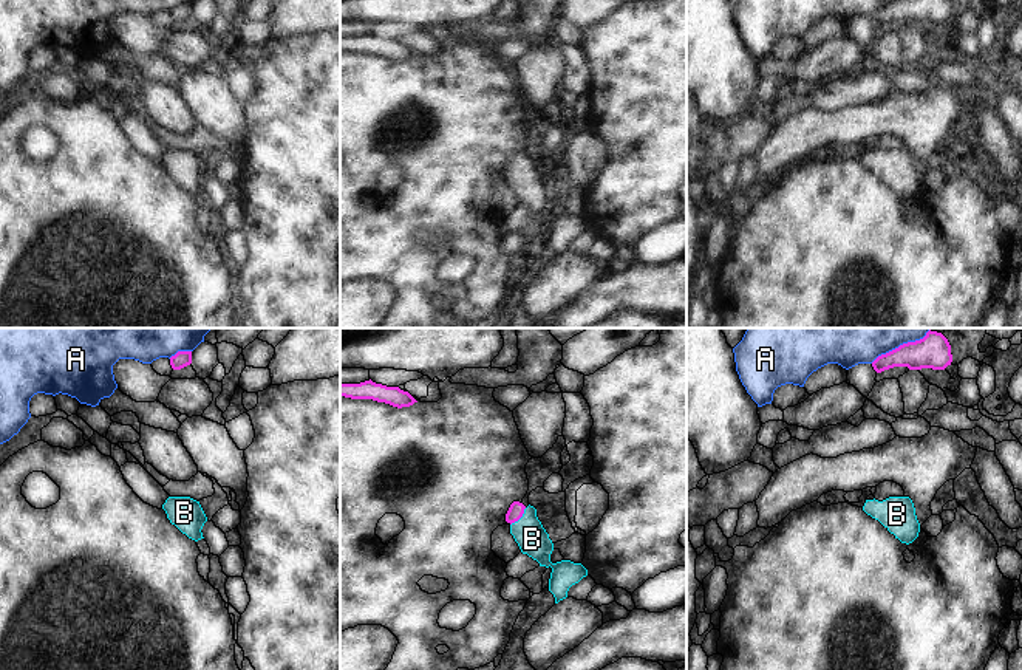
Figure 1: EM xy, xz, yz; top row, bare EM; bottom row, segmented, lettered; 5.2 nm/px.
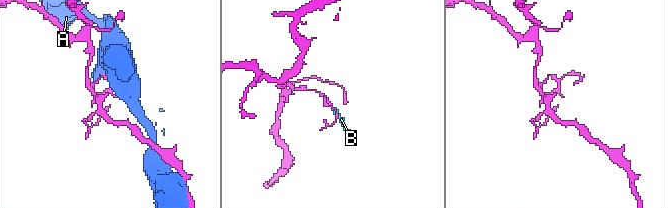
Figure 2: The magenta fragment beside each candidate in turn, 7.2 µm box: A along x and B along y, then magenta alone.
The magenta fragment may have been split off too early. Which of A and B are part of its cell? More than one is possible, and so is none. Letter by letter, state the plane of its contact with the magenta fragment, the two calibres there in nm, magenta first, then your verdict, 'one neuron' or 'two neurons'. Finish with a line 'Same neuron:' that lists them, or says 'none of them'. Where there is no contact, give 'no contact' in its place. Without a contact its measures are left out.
A: contact in yz; calibres 180 and 360 nm; two neurons
B: contact in xz; calibres 80 and 160 nm; one neuron
Same neuron: B

